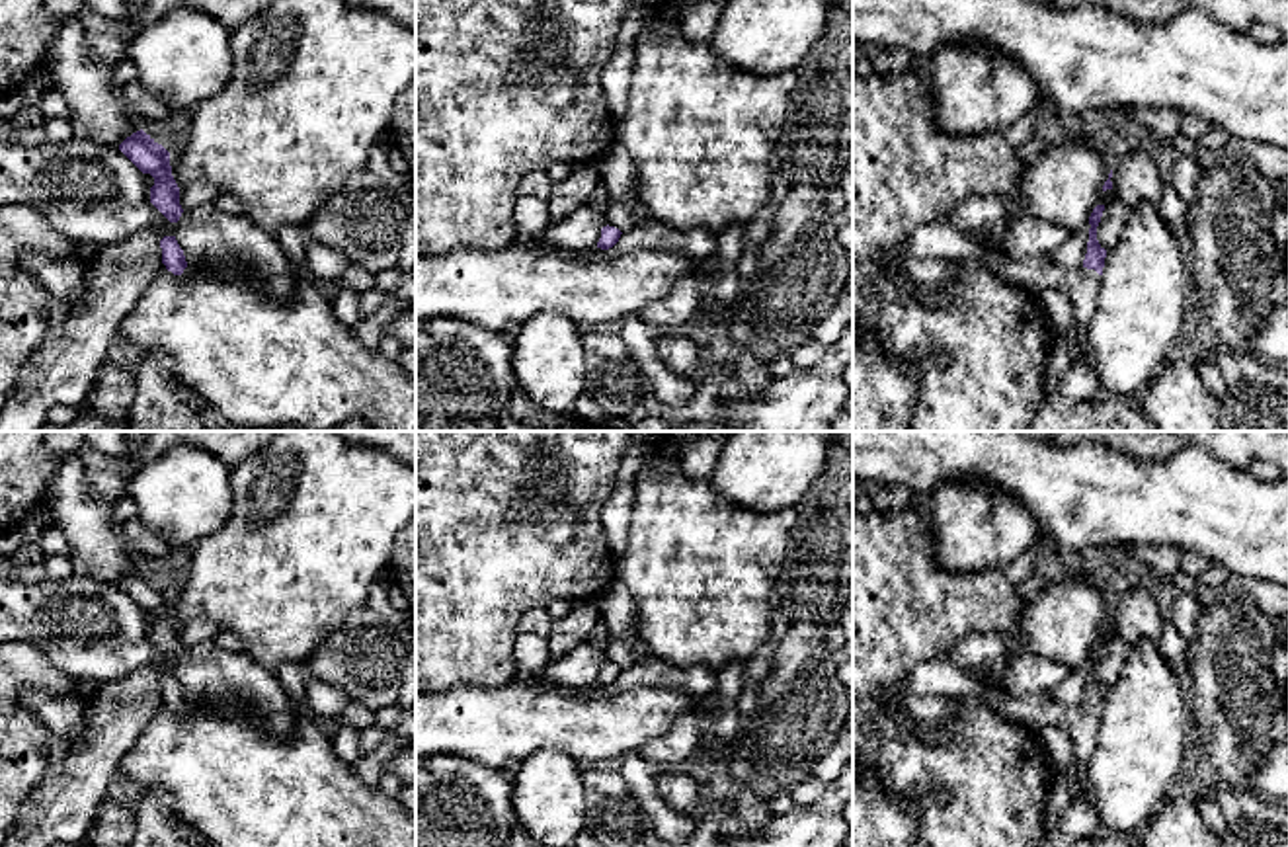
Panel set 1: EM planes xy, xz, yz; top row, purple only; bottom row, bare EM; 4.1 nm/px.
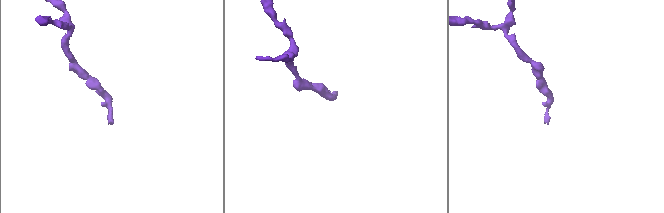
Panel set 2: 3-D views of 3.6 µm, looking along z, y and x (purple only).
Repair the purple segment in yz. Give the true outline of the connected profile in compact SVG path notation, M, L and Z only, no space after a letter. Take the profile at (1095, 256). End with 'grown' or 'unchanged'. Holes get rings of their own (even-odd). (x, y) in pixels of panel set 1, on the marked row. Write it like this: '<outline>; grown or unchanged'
M1097 205L1089 217L1089 242L1083 265L1066 269L1048 260L1048 254L1030 256L1026 260L1013 260L1001 250L986 248L970 236L958 232L946 221L933 221L921 224L906 242L896 244L894 252L906 258L946 258L964 260L974 256L987 263L995 273L1023 285L1025 289L1062 289L1067 293L1073 312L1073 336L1077 340L1075 361L1093 367L1089 347L1085 343L1085 330L1093 316L1097 302L1099 281L1105 267L1107 250L1097 240L1097 226L1101 222L1105 205Z; grown

